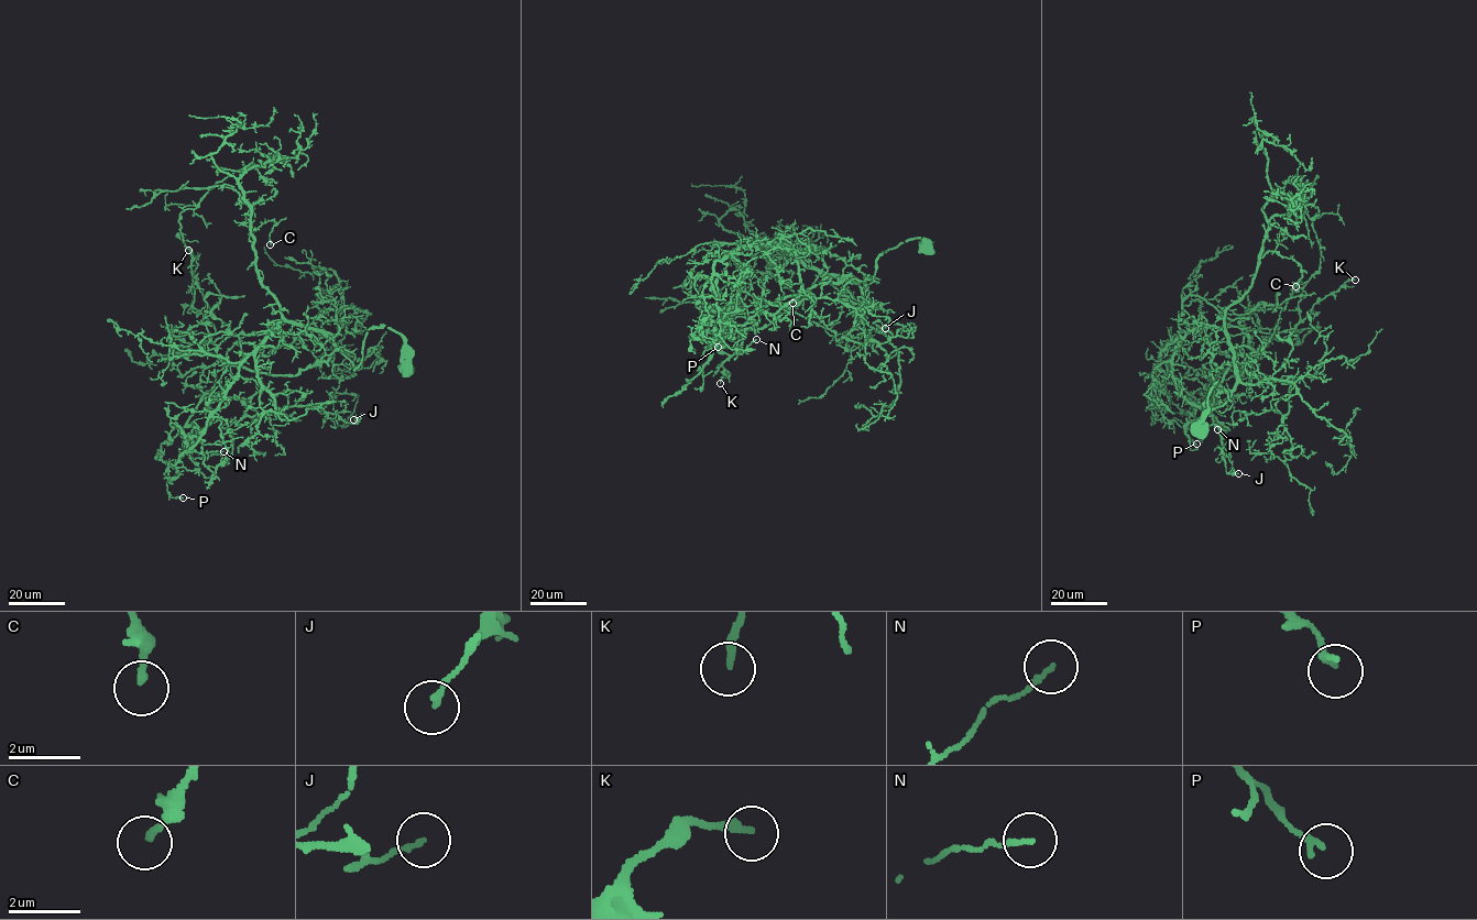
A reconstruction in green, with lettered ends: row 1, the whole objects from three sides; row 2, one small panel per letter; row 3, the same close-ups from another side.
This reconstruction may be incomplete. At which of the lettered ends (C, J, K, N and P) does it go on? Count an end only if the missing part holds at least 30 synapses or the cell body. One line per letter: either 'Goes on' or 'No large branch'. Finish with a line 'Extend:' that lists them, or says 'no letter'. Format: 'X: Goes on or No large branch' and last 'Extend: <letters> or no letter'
C: No large branch
J: No large branch
K: No large branch
N: No large branch
P: No large branch
Extend: no letter

